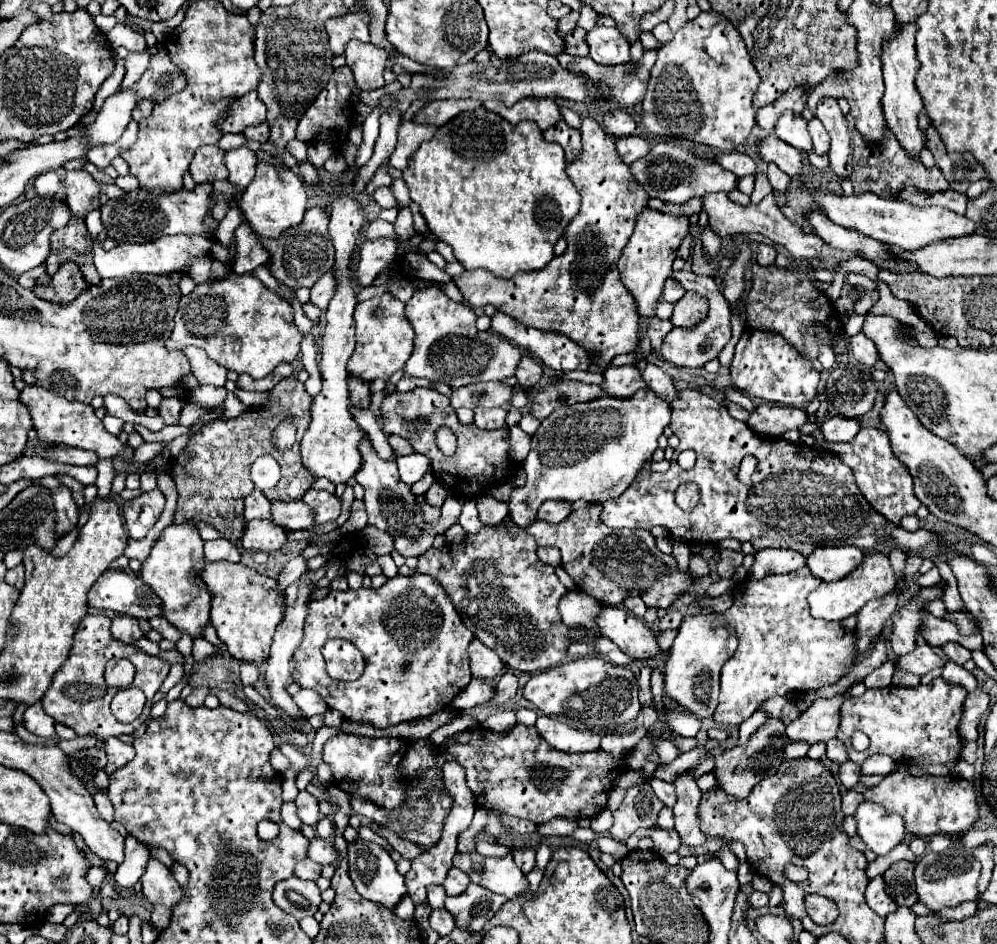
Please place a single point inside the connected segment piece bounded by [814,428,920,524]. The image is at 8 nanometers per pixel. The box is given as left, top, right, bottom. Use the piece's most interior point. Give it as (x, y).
(884, 481)

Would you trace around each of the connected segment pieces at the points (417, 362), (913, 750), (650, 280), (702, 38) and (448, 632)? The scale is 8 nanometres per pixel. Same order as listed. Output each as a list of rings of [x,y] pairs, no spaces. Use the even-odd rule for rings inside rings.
[[[428,286],[424,290],[418,290],[412,296],[412,300],[406,304],[406,318],[414,328],[414,352],[404,366],[408,376],[428,378],[432,382],[446,382],[450,388],[462,388],[472,384],[474,380],[502,382],[504,378],[514,376],[516,366],[522,358],[518,346],[514,346],[510,340],[502,340],[490,334],[480,334],[476,330],[476,314],[472,312],[472,308],[466,304],[452,302],[440,292],[438,286]],[[462,340],[474,344],[454,346],[454,342],[462,342]]]
[[[934,678],[930,684],[918,684],[914,688],[888,686],[880,690],[866,690],[860,698],[846,698],[840,708],[838,738],[846,744],[848,756],[854,764],[862,764],[872,754],[886,754],[898,764],[946,764],[960,758],[962,740],[958,738],[958,722],[962,716],[962,704],[966,690],[952,686],[944,678]],[[854,730],[862,730],[870,738],[870,748],[856,752],[850,736]]]
[[[644,208],[642,216],[638,216],[638,224],[634,228],[634,234],[630,236],[628,244],[622,250],[622,256],[616,264],[620,272],[620,280],[626,286],[626,290],[632,294],[636,302],[636,312],[640,318],[650,318],[654,316],[654,310],[662,298],[662,288],[666,278],[670,278],[672,272],[672,262],[676,258],[678,246],[688,234],[688,218],[680,216],[668,216],[662,212],[654,212],[650,208]]]
[[[700,12],[698,18],[690,20],[684,28],[680,28],[676,34],[674,34],[674,40],[664,44],[660,50],[658,50],[658,60],[652,68],[652,76],[650,76],[650,82],[648,82],[648,90],[646,90],[646,96],[644,96],[644,110],[642,110],[642,124],[644,128],[650,132],[650,134],[656,134],[656,136],[672,136],[672,138],[686,138],[686,140],[692,140],[692,142],[700,142],[700,144],[706,144],[706,146],[714,146],[714,148],[720,148],[724,152],[728,150],[734,150],[738,144],[744,144],[750,130],[754,128],[756,124],[756,110],[752,106],[752,96],[754,96],[754,90],[758,88],[758,72],[756,68],[752,66],[750,62],[750,54],[746,50],[746,46],[742,44],[742,38],[738,36],[738,30],[730,24],[730,20],[726,20],[724,16],[720,16],[718,12]]]
[[[416,572],[412,576],[396,576],[378,590],[374,588],[360,588],[346,592],[332,590],[326,598],[310,602],[304,626],[304,638],[294,652],[296,666],[292,678],[296,684],[300,684],[300,688],[316,690],[324,698],[328,708],[342,712],[346,720],[368,722],[374,728],[388,728],[416,718],[428,718],[434,712],[450,706],[450,700],[454,700],[454,696],[458,696],[458,692],[462,692],[462,688],[466,688],[466,684],[472,678],[466,656],[472,638],[474,634],[462,624],[460,614],[446,596],[446,590],[438,586],[438,580],[434,580],[428,574]],[[330,638],[348,640],[362,652],[366,668],[358,680],[346,684],[328,678],[320,648]]]

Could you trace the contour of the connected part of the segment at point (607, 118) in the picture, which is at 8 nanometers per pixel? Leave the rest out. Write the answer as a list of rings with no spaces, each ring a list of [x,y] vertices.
[[[612,110],[612,112],[606,112],[604,118],[604,132],[612,138],[620,138],[620,136],[630,136],[634,134],[634,128],[636,128],[636,122],[632,120],[632,116],[624,110]]]

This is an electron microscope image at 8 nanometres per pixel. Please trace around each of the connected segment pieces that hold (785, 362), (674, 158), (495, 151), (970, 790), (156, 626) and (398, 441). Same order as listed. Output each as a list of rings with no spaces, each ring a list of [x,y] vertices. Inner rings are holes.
[[[750,328],[742,332],[736,344],[736,352],[730,362],[730,376],[734,386],[742,390],[746,396],[794,408],[802,408],[806,406],[806,402],[814,400],[820,382],[820,374],[812,368],[812,362],[804,360],[782,334]]]
[[[658,142],[652,146],[652,150],[642,158],[630,164],[630,172],[642,188],[646,188],[646,194],[650,198],[660,198],[662,202],[672,202],[672,204],[684,204],[694,196],[704,196],[708,192],[730,192],[738,186],[738,178],[724,170],[718,162],[710,160],[700,160],[694,158],[690,152],[676,148],[668,142]]]
[[[484,108],[462,112],[440,126],[436,136],[410,156],[402,178],[408,184],[412,202],[420,206],[430,232],[452,246],[456,260],[466,270],[484,268],[498,278],[544,268],[554,258],[554,244],[580,210],[580,194],[566,174],[562,146],[546,142],[534,122],[526,120],[512,126]]]
[[[896,772],[886,776],[878,786],[868,788],[864,798],[896,812],[904,818],[906,830],[920,838],[930,838],[934,834],[958,836],[972,828],[978,820],[978,804],[974,786],[962,778],[938,778],[938,776],[912,776],[910,772]]]
[[[164,616],[150,620],[150,626],[152,626],[152,630],[158,630],[162,634],[162,638],[166,638],[166,640],[172,640],[172,642],[178,642],[180,640],[178,628],[174,628]]]
[[[388,436],[388,442],[390,442],[392,450],[396,452],[396,456],[406,456],[406,454],[414,452],[412,446],[404,438],[400,438],[400,436]]]

